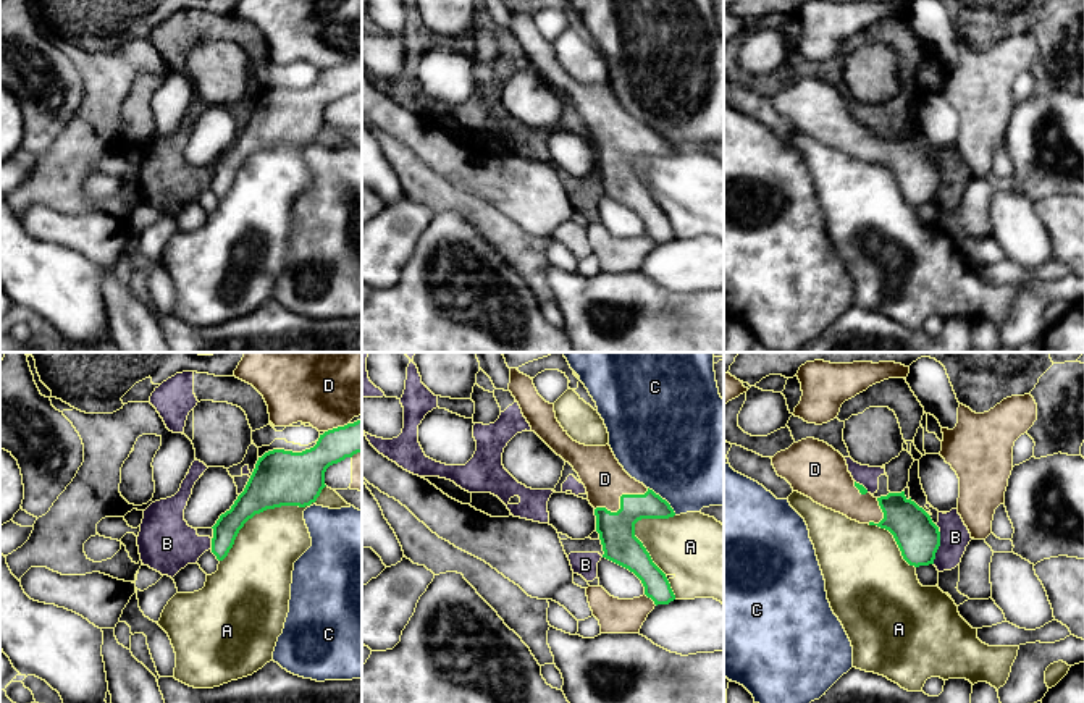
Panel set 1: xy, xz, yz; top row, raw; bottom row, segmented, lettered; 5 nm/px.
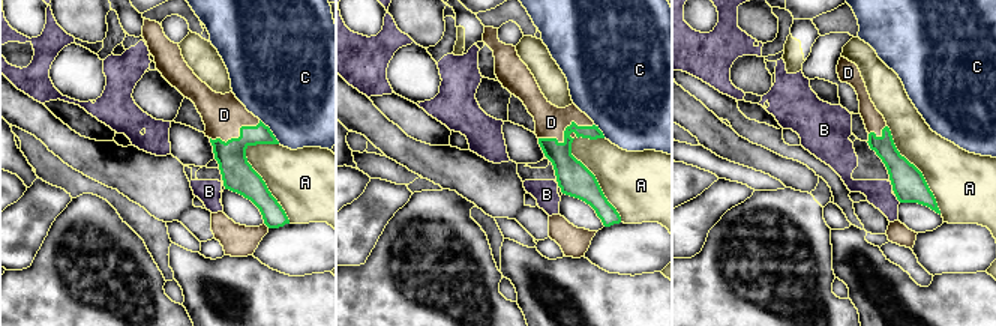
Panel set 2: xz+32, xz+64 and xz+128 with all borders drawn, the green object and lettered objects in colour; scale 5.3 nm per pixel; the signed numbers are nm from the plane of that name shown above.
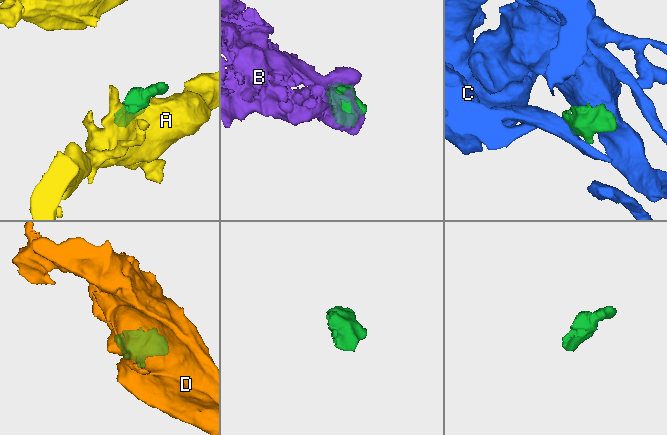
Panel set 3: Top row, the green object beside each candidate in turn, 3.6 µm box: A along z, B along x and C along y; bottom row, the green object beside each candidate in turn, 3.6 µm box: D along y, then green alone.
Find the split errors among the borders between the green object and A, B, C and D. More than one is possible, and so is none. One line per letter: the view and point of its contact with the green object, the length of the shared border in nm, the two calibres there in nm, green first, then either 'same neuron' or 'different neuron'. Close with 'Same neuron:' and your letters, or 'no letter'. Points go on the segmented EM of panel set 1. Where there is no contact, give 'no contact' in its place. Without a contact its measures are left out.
A: meets green in xy at (268, 508); contact 650 nm long; 280 nm thick on the green side, 320 nm on the other; different neuron
B: meets green in yz at (937, 548); contact 170 nm long; 220 nm thick on the green side, 150 nm on the other; different neuron
C: meets green in xz at (664, 500); contact 200 nm long; 140 nm thick on the green side, 500 nm on the other; different neuron
D: meets green in xz at (621, 501); contact 300 nm long; 180 nm thick on the green side, 220 nm on the other; same neuron
Same neuron: D

